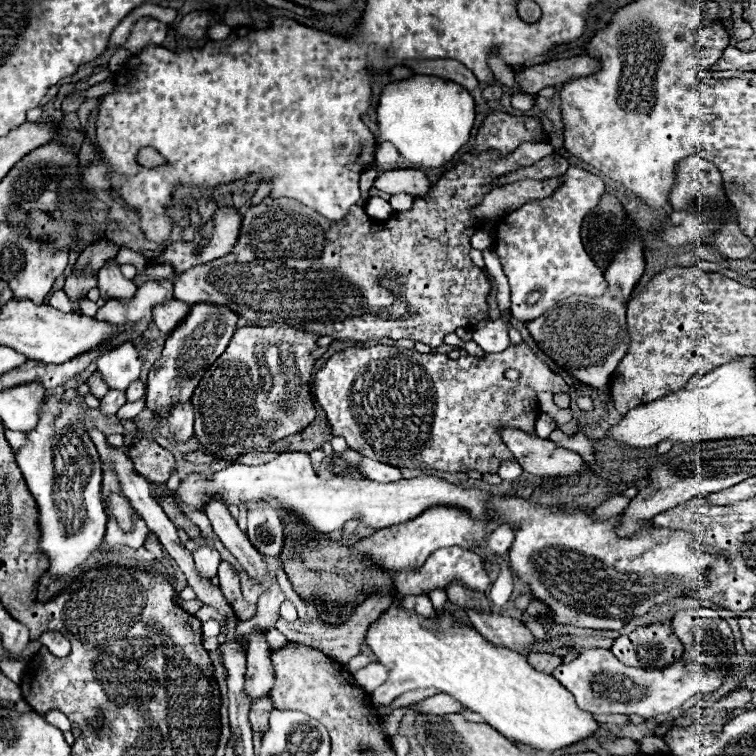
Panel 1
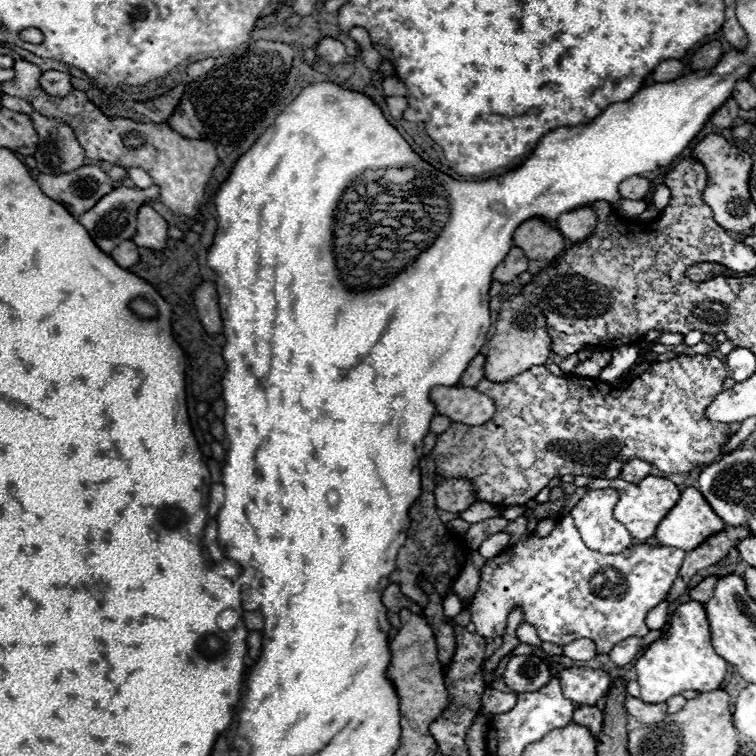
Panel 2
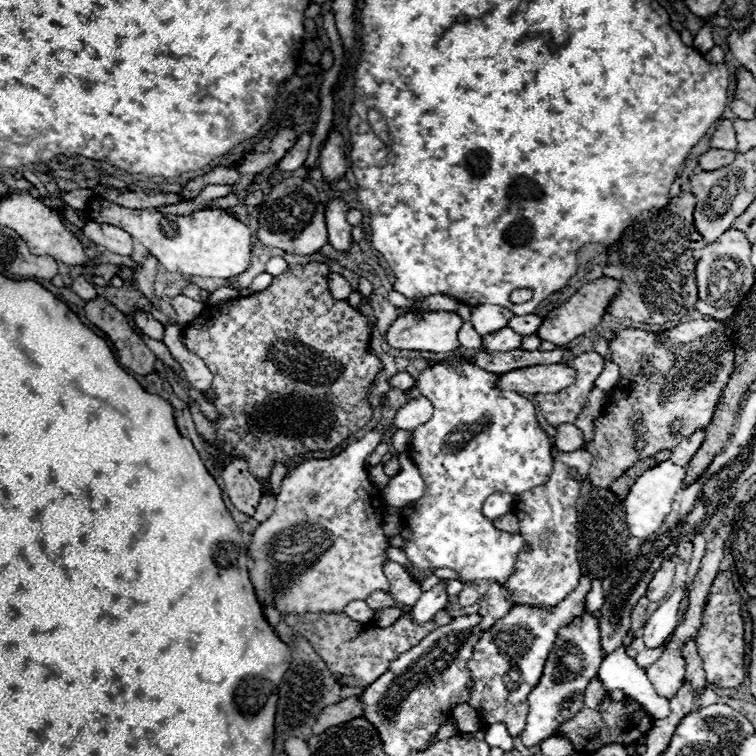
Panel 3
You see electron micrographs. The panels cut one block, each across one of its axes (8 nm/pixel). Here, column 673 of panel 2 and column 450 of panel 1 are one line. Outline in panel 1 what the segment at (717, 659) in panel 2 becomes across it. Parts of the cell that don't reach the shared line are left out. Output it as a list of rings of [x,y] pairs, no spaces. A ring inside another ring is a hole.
[[[392,606],[368,628],[365,644],[389,669],[386,684],[372,692],[376,704],[388,708],[394,698],[408,690],[436,688],[480,714],[510,742],[544,752],[572,746],[596,734],[594,716],[580,710],[574,696],[554,676],[536,672],[524,654],[496,648],[474,628],[458,624],[448,612],[436,618],[436,622],[420,620],[410,610]]]

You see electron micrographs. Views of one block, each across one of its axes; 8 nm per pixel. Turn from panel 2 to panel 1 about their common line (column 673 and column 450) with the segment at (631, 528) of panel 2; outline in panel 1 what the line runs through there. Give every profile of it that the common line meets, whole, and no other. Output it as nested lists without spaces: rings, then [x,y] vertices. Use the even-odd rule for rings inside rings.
[[[282,452],[278,458],[260,466],[230,464],[212,478],[190,474],[176,490],[176,502],[192,510],[204,512],[214,498],[220,498],[226,508],[232,504],[246,506],[270,502],[278,512],[294,514],[300,524],[316,534],[340,530],[354,518],[364,526],[380,530],[408,522],[434,506],[462,508],[472,518],[486,516],[490,520],[500,520],[500,524],[514,528],[514,544],[509,550],[512,572],[536,600],[552,610],[552,620],[556,624],[596,630],[620,630],[652,606],[664,604],[668,598],[680,598],[686,592],[696,592],[698,584],[704,584],[704,572],[708,572],[718,558],[718,554],[696,550],[694,536],[688,532],[672,532],[648,522],[642,524],[634,536],[622,538],[616,534],[622,514],[608,520],[594,520],[594,510],[570,510],[566,504],[540,506],[522,496],[496,496],[486,490],[452,484],[438,476],[402,478],[388,484],[368,478],[354,480],[337,476],[331,483],[326,482],[316,476],[310,456],[304,452]]]

